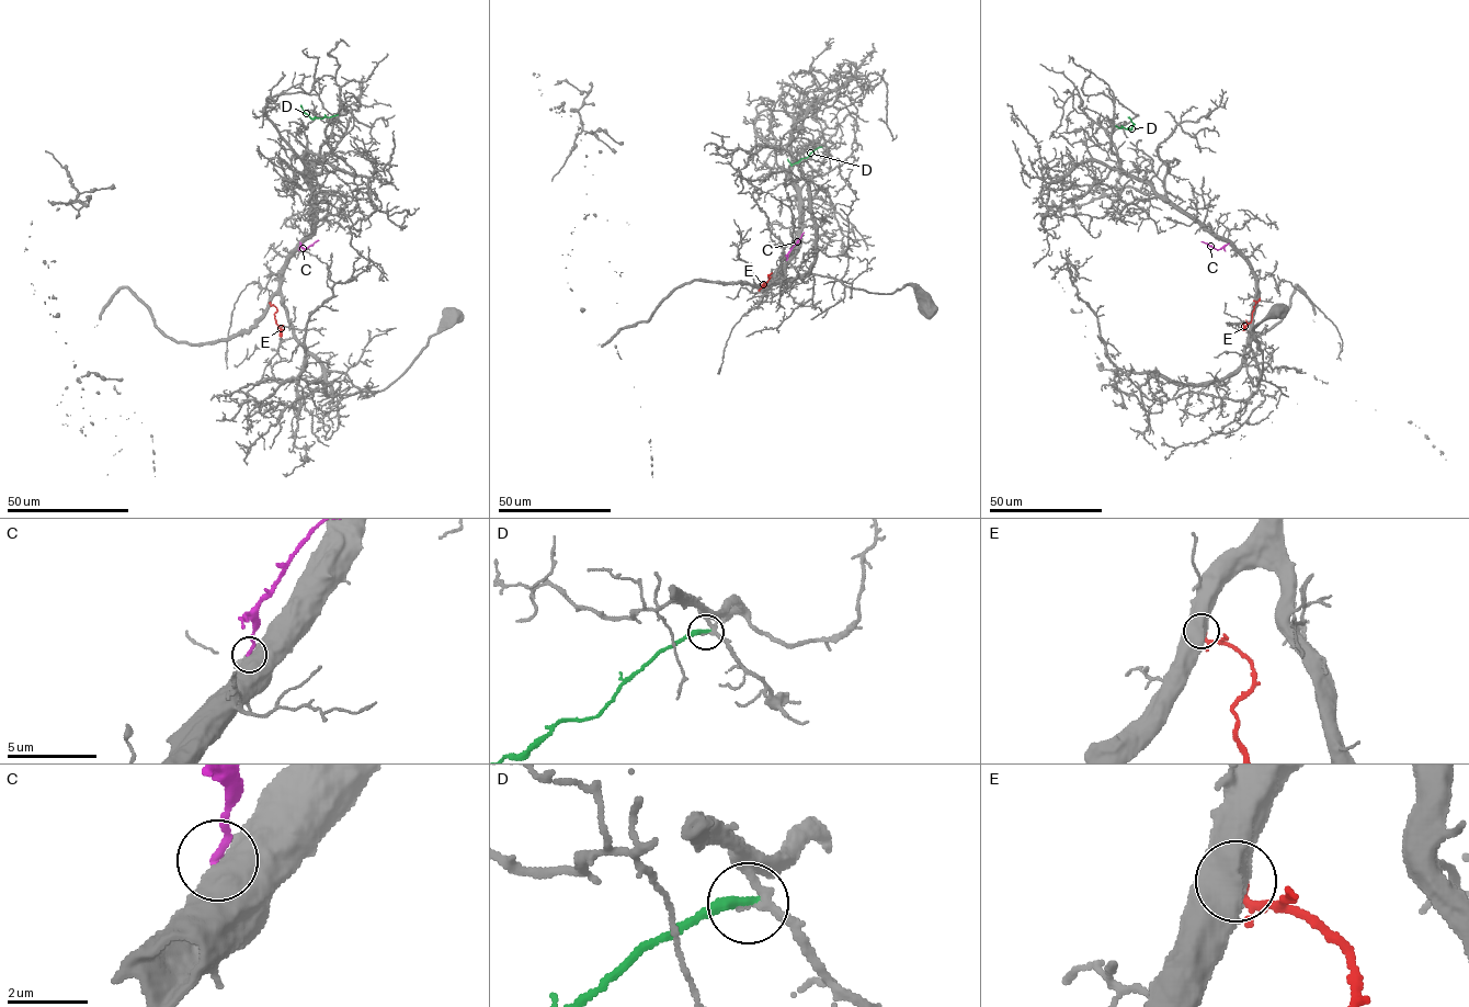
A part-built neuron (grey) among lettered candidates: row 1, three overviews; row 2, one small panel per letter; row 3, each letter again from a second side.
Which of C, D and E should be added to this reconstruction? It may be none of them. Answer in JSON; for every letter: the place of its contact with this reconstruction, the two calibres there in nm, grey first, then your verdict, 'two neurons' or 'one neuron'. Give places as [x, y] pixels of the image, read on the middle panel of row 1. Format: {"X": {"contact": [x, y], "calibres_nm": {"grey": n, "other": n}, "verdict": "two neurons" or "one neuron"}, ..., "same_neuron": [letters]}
{"C": {"contact": [786, 260], "calibres_nm": {"grey": 750, "other": 160}, "verdict": "two neurons"}, "D": {"contact": [820, 147], "calibres_nm": {"grey": 200, "other": 280}, "verdict": "two neurons"}, "E": {"contact": [759, 290], "calibres_nm": {"grey": 800, "other": 280}, "verdict": "two neurons"}, "same_neuron": []}

